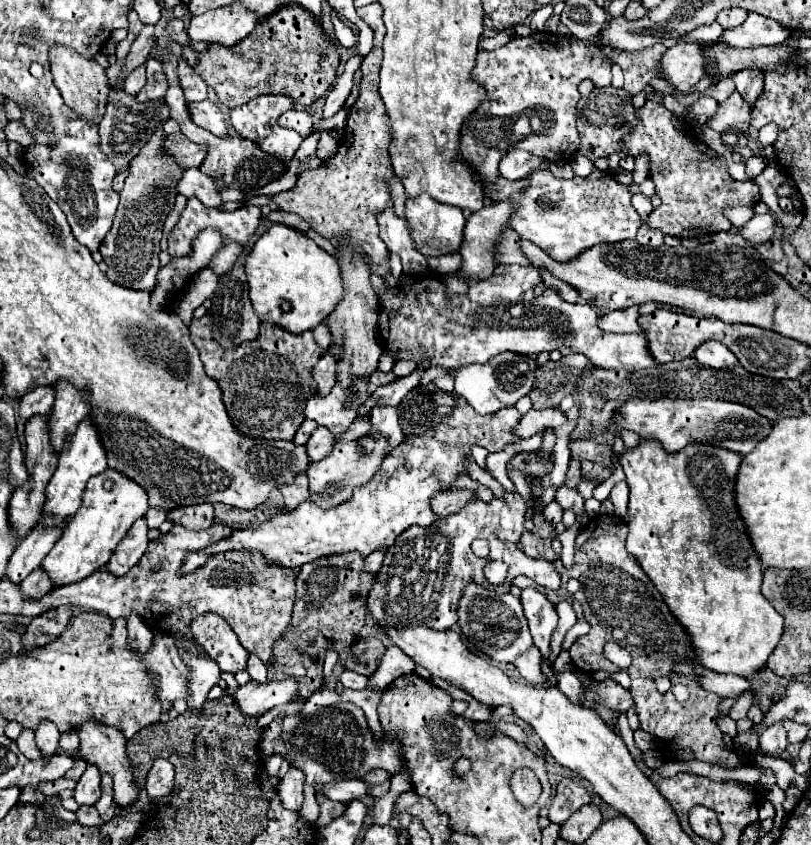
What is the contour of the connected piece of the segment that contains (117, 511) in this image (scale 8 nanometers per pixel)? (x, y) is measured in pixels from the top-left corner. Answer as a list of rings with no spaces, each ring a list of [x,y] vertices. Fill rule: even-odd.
[[[105,470],[103,474],[93,476],[87,482],[81,500],[83,502],[79,510],[67,520],[59,540],[41,562],[41,570],[49,576],[53,588],[81,582],[83,578],[101,570],[109,562],[115,546],[125,538],[133,522],[137,518],[143,518],[149,510],[147,492],[129,478],[123,478],[117,470]]]

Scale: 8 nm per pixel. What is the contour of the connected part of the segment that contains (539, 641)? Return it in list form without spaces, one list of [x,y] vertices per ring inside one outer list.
[[[523,590],[521,592],[521,604],[523,604],[525,618],[529,622],[533,642],[541,650],[543,660],[553,670],[553,664],[549,660],[549,656],[551,656],[549,638],[551,638],[551,632],[555,630],[557,620],[559,620],[559,616],[555,612],[555,606],[545,598],[545,594],[541,594],[537,590]]]

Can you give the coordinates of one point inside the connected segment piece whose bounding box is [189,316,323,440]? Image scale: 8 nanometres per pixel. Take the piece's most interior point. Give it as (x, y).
(265, 385)

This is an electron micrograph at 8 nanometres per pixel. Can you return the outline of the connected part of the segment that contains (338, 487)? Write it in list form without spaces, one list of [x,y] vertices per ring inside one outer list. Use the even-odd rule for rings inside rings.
[[[363,436],[347,444],[337,444],[327,458],[311,464],[307,470],[311,502],[315,502],[319,508],[331,508],[339,506],[341,502],[347,502],[355,486],[371,480],[371,474],[379,470],[379,462],[383,462],[387,452],[389,452],[387,442],[383,442],[383,438],[371,438],[371,436]]]

